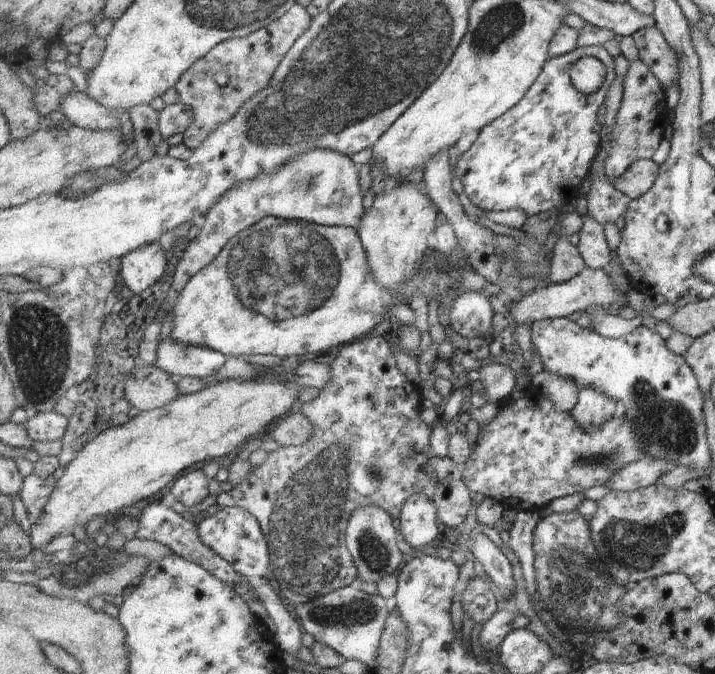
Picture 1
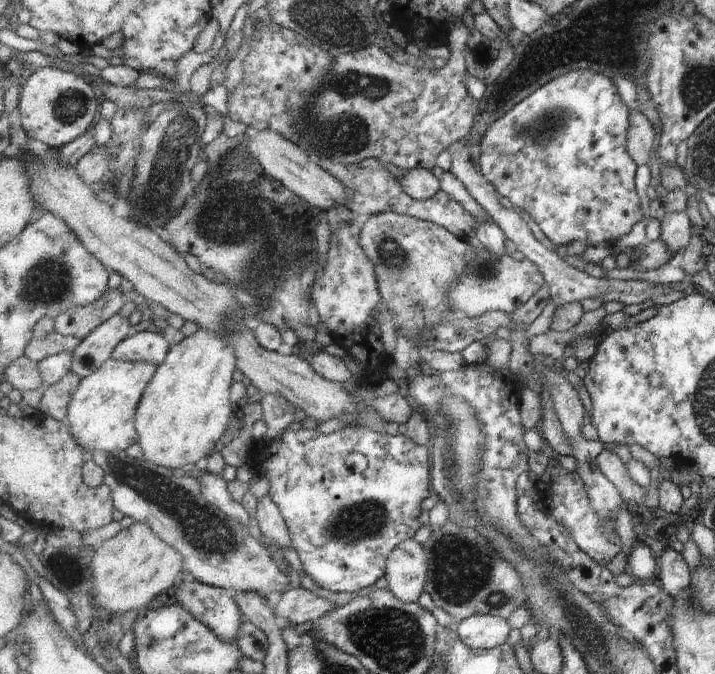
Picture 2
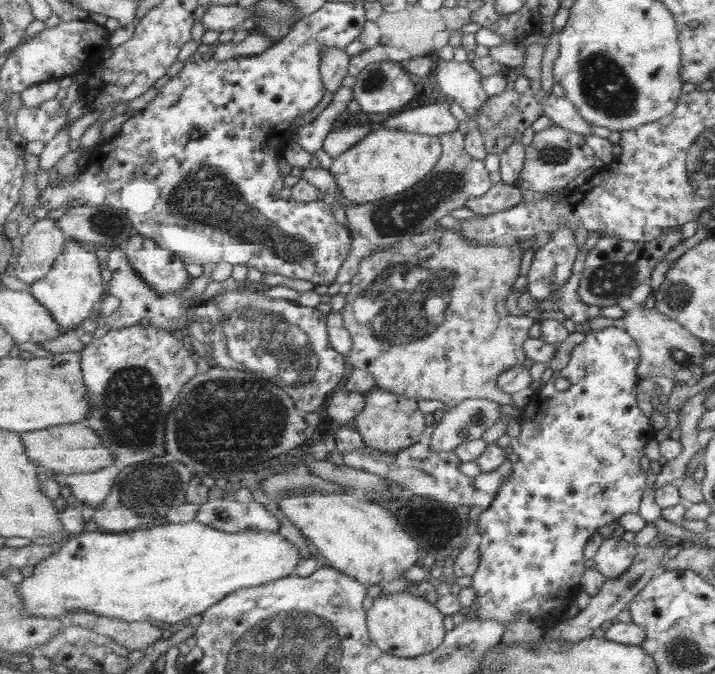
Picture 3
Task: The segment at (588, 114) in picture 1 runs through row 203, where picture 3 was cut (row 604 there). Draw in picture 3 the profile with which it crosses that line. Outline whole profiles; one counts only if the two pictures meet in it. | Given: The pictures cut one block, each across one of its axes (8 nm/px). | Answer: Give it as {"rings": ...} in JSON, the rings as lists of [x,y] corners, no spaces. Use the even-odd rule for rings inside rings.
{"rings":[[[616,323],[610,327],[604,327],[600,330],[585,329],[584,339],[575,345],[569,355],[569,360],[565,367],[551,376],[551,378],[539,389],[535,390],[535,396],[530,403],[521,410],[520,433],[518,437],[510,440],[512,454],[511,476],[501,483],[498,492],[495,494],[492,503],[480,514],[478,520],[478,533],[482,540],[480,542],[481,562],[477,571],[472,576],[471,590],[475,595],[474,604],[470,610],[476,612],[476,618],[479,620],[499,620],[503,622],[504,630],[507,630],[515,622],[521,612],[527,612],[532,620],[537,621],[540,630],[543,632],[556,628],[557,625],[565,621],[565,612],[569,606],[575,605],[575,598],[581,592],[581,578],[585,571],[585,546],[587,540],[599,532],[599,528],[613,524],[629,512],[639,512],[643,497],[645,496],[647,485],[647,472],[641,468],[641,458],[645,456],[645,446],[649,444],[649,415],[640,407],[638,393],[635,386],[640,377],[637,367],[641,363],[641,352],[637,346],[636,340],[630,336],[629,332],[618,326]],[[557,378],[566,378],[570,385],[565,391],[555,388]]]}

